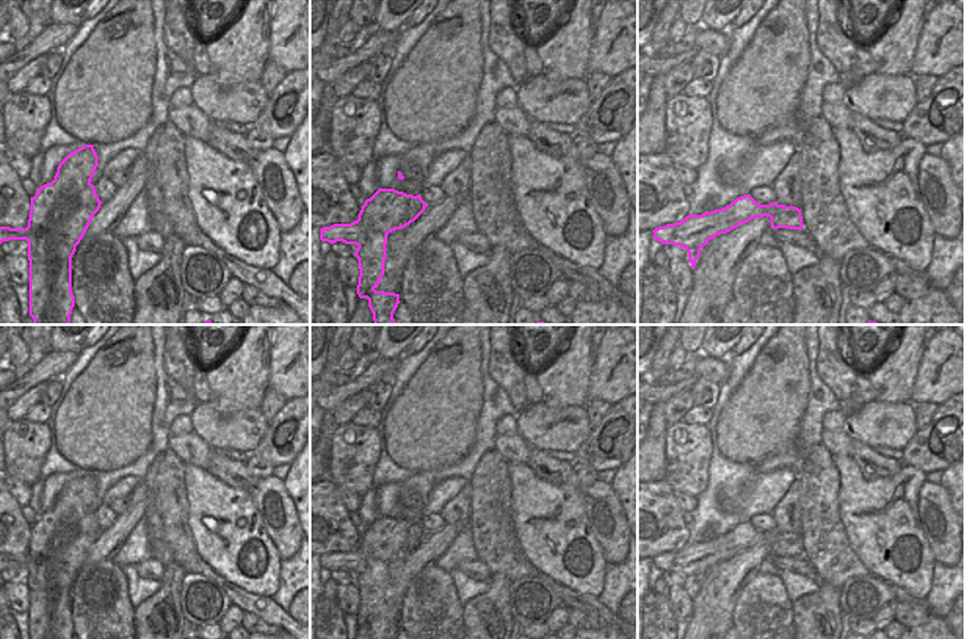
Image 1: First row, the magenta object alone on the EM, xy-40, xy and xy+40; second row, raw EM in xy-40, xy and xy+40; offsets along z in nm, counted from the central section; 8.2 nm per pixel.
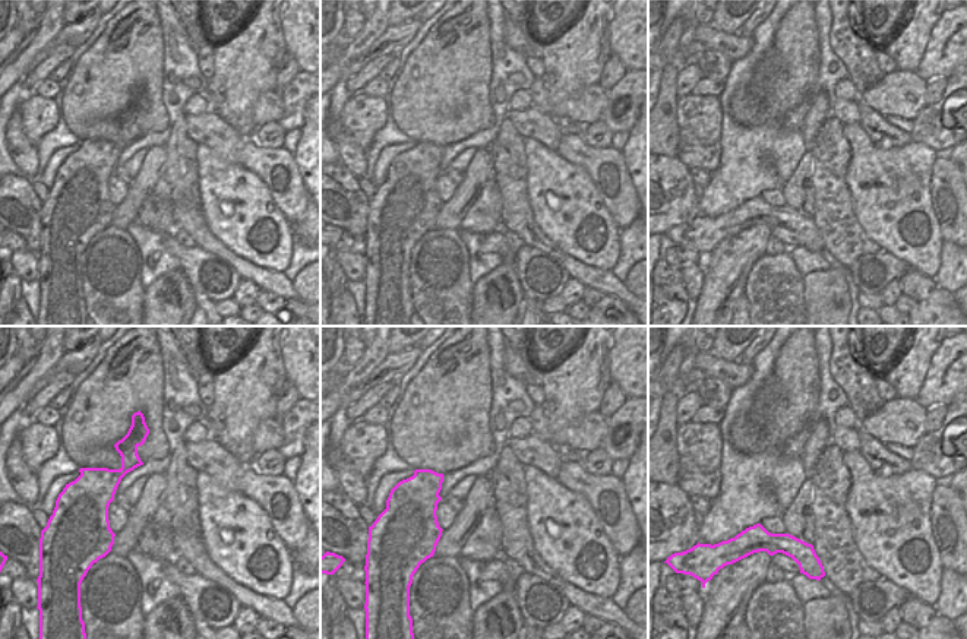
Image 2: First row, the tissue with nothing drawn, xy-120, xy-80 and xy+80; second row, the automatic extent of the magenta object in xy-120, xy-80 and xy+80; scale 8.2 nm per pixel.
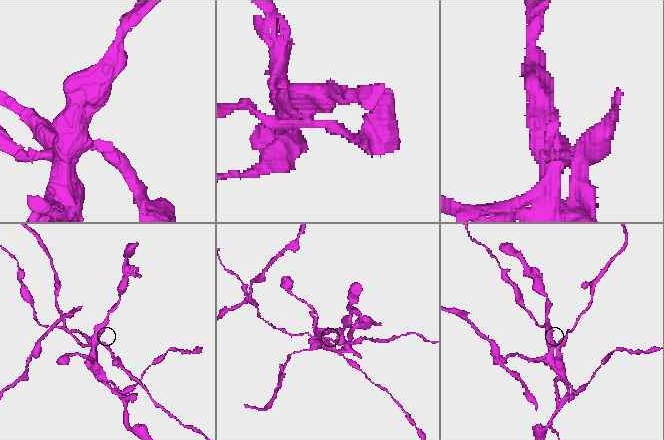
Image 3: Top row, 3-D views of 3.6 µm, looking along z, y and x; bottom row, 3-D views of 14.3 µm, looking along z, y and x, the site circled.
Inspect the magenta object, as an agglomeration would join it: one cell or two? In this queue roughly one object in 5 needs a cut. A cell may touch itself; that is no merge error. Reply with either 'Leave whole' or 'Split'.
Split

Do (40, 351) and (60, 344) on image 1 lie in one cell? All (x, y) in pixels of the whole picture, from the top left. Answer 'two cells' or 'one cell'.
two cells

